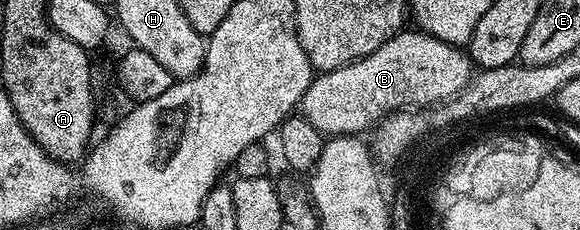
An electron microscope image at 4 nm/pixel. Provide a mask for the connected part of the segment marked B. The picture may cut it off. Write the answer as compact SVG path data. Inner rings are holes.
M405 28L387 44L379 44L375 52L343 68L318 73L301 97L299 114L311 120L323 135L357 136L360 130L376 127L382 118L398 110L433 108L456 98L470 85L474 74L475 67L462 47L447 44L424 30Z

